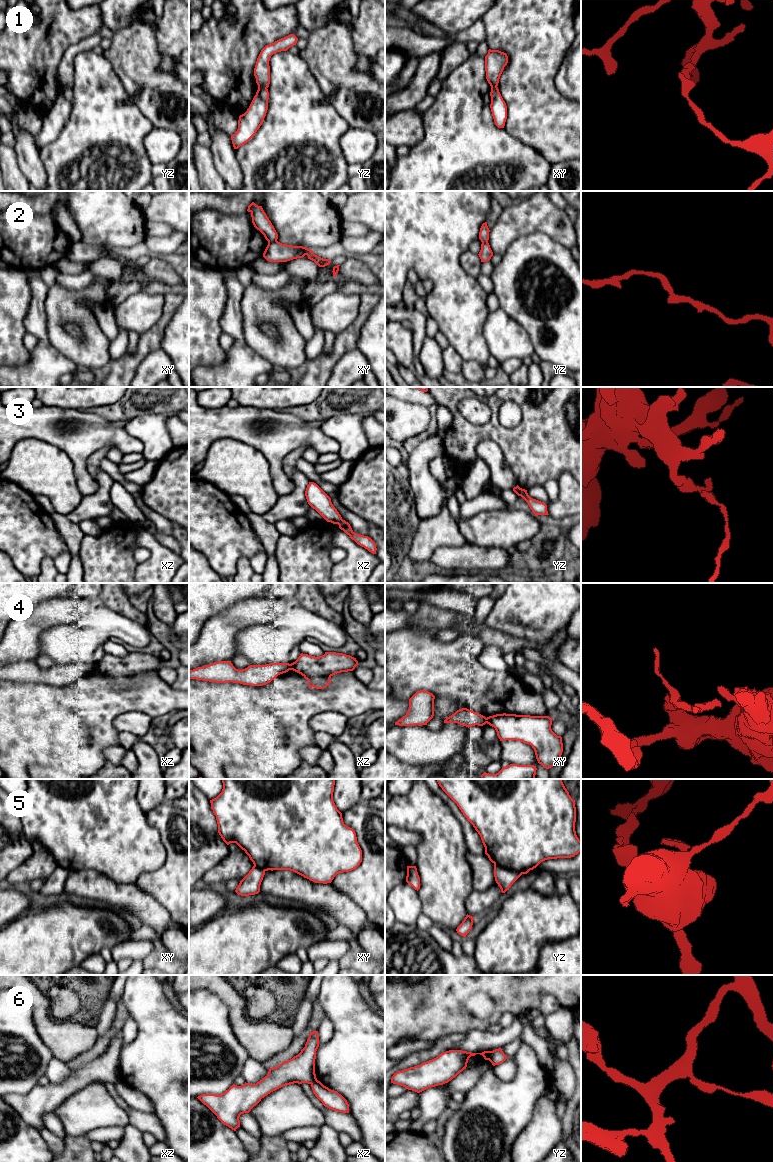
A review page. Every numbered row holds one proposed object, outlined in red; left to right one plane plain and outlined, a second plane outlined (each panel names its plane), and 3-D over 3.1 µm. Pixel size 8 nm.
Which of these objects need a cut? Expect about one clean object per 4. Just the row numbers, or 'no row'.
1, 2, 3, 4, 5, 6

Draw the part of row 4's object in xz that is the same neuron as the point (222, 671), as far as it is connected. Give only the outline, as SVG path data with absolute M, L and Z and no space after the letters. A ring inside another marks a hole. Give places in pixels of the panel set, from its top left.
M218 661L189 671L189 679L216 683L240 683L250 686L263 686L278 675L291 670L289 663L270 663L250 665L245 669L236 669L231 661Z

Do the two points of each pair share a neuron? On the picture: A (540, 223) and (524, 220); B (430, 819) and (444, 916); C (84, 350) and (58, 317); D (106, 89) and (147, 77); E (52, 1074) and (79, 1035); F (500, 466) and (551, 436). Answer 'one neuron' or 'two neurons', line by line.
A: one neuron
B: one neuron
C: one neuron
D: two neurons
E: two neurons
F: two neurons

